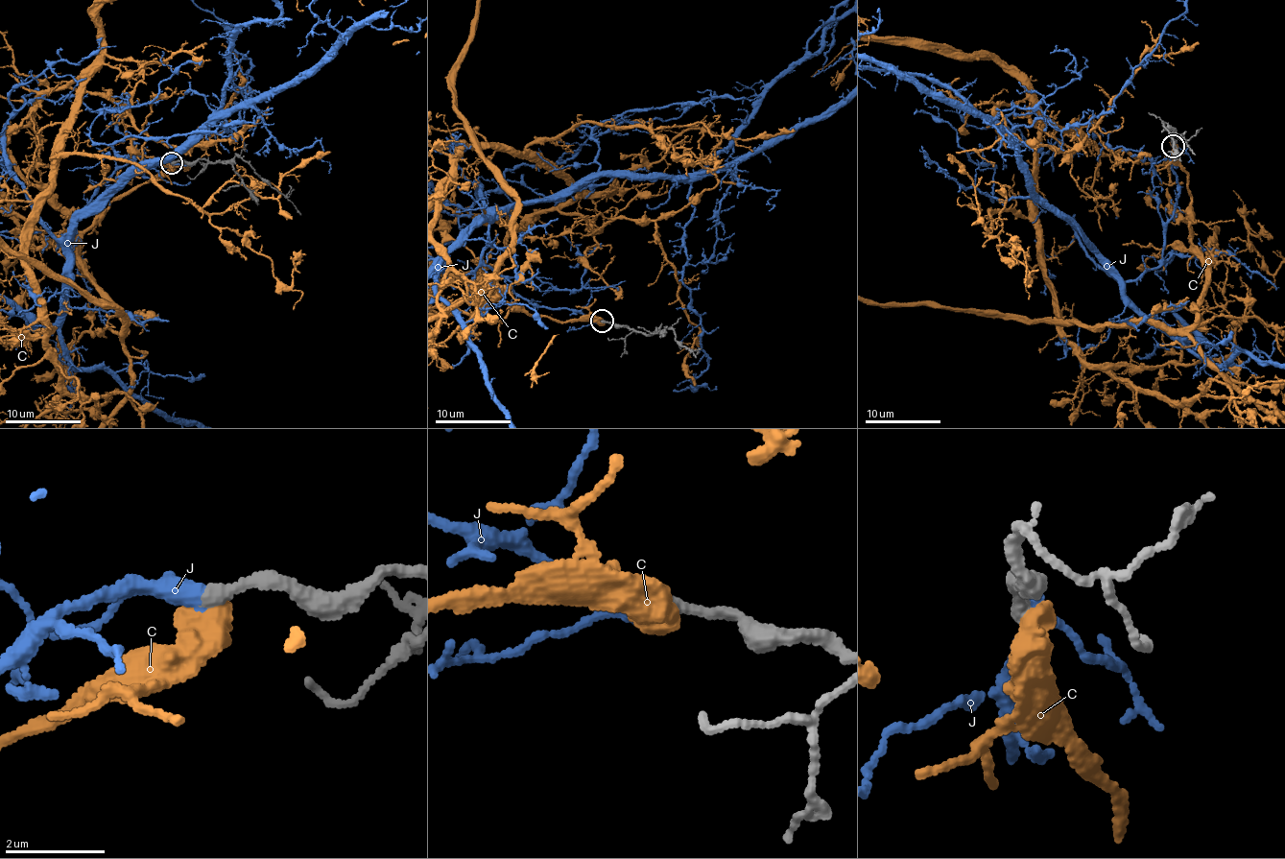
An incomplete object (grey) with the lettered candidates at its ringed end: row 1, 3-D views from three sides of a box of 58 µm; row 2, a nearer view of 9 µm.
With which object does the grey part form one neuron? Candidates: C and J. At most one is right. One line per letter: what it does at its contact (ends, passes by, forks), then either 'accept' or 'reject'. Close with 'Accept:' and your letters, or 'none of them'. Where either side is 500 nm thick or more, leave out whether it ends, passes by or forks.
C: reject
J: it ends there; accept
Accept: J

